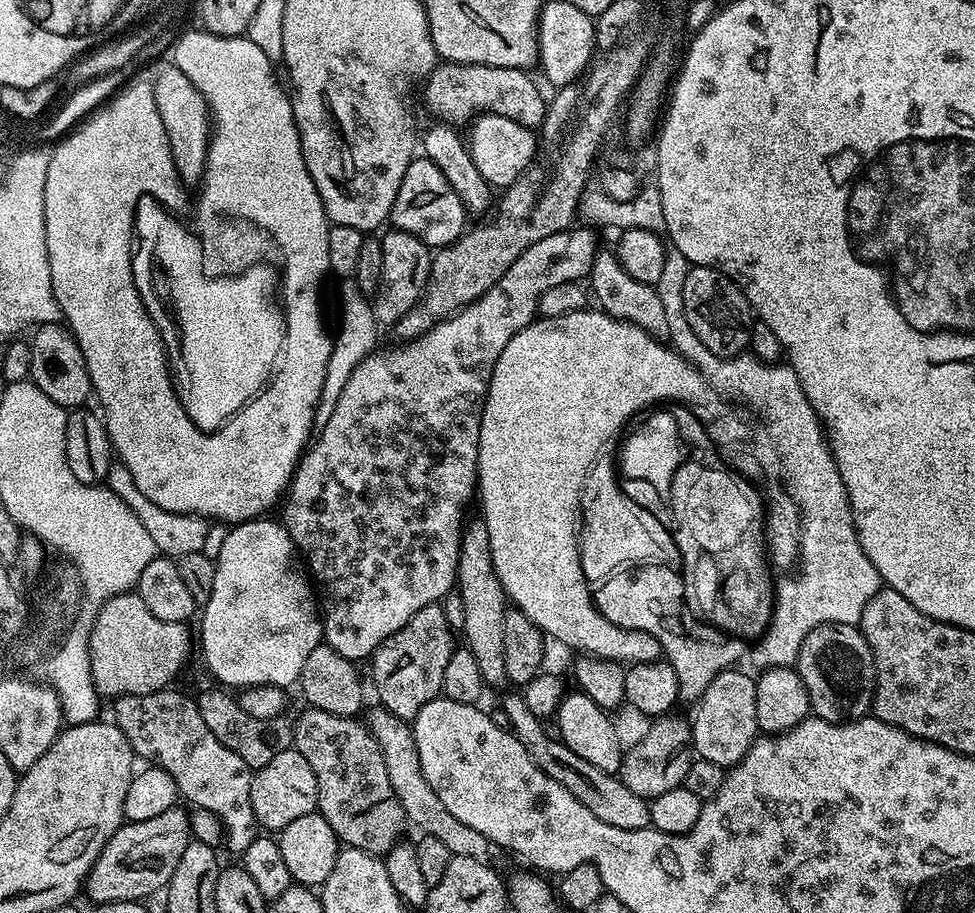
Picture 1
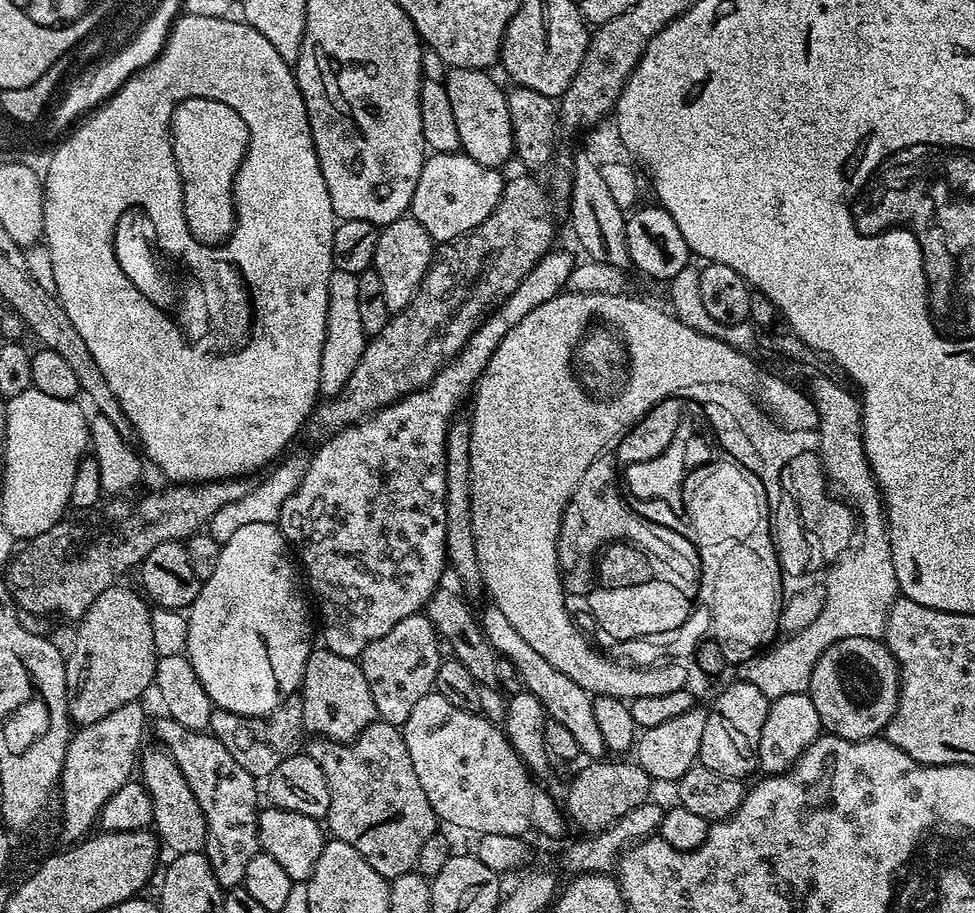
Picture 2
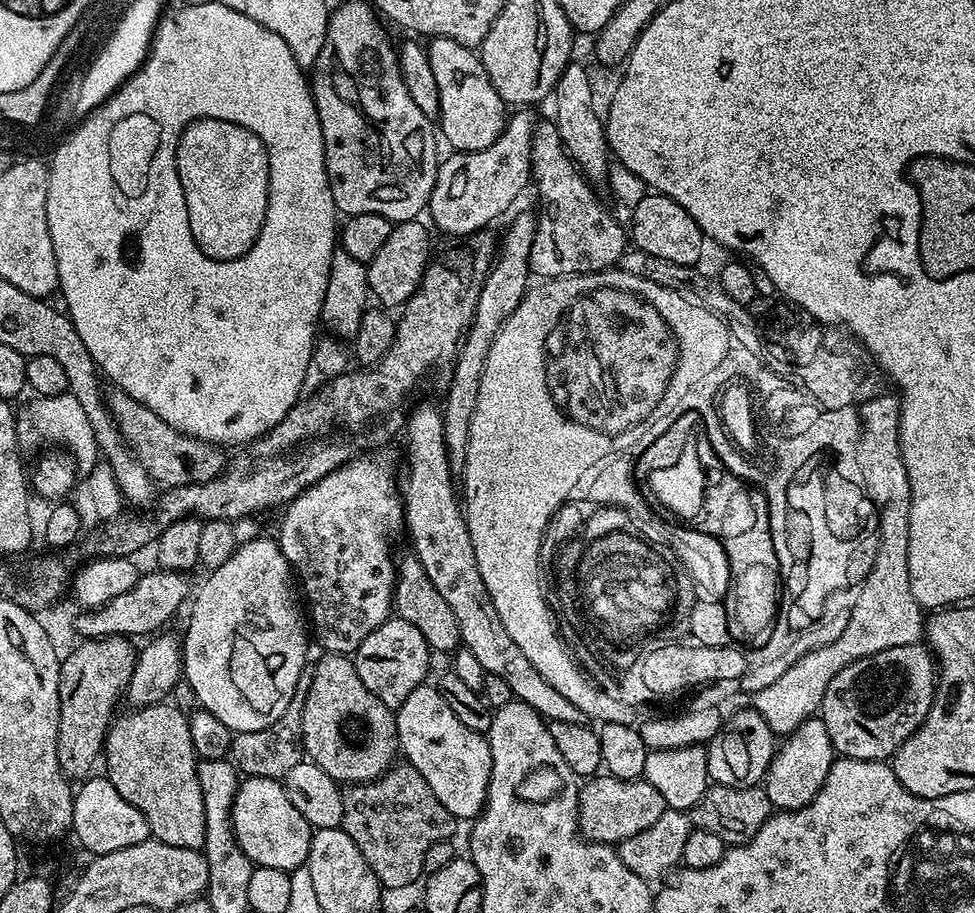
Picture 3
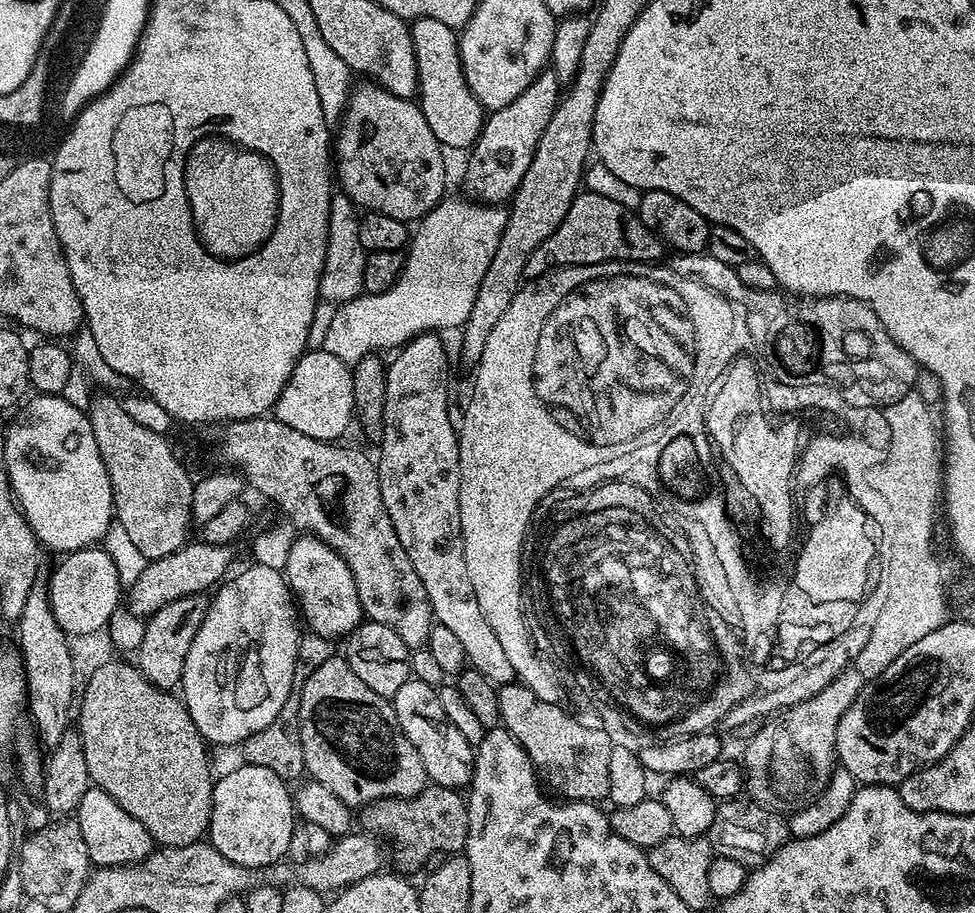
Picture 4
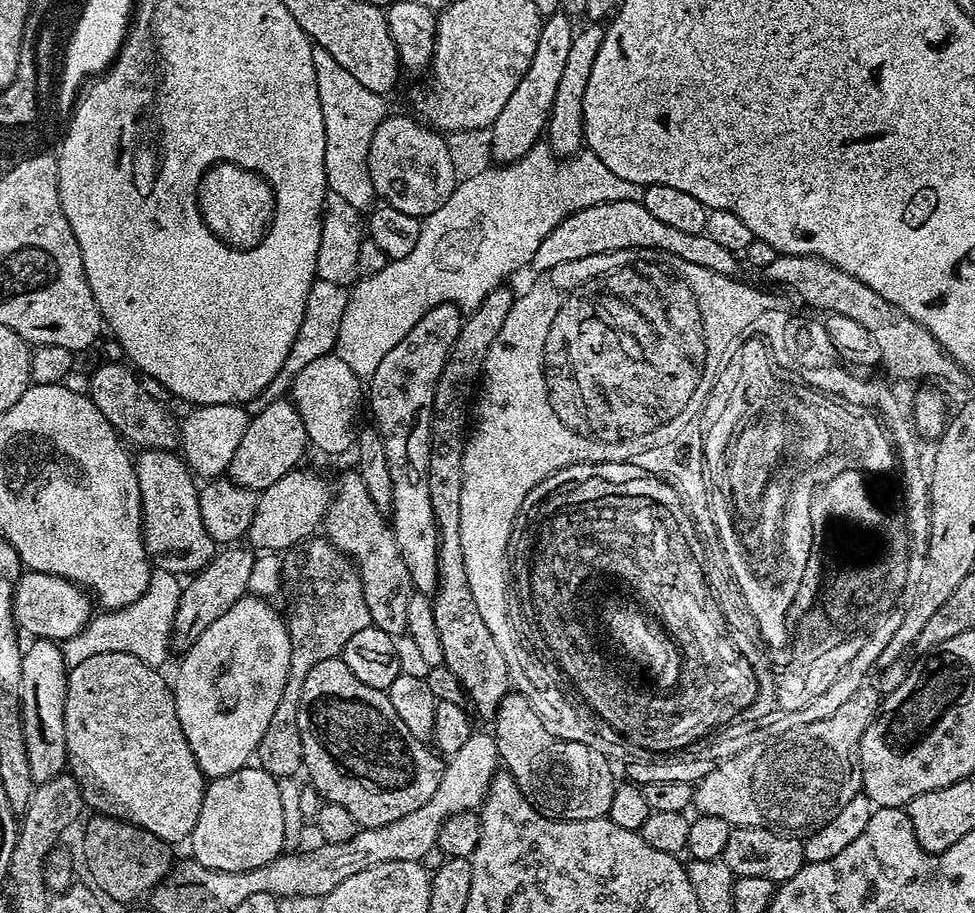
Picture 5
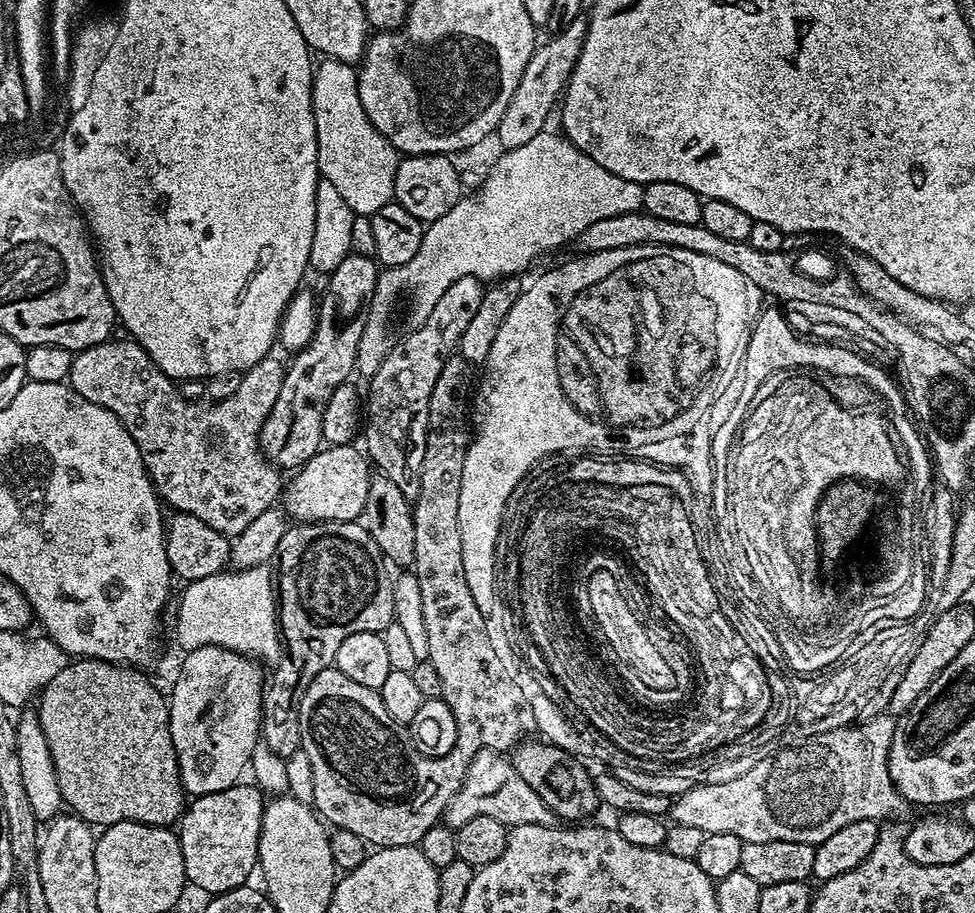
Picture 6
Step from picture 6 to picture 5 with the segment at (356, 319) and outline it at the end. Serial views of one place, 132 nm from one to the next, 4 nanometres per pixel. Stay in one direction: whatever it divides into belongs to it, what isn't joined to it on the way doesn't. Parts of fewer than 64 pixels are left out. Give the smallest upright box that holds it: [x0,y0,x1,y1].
[226,398,309,494]

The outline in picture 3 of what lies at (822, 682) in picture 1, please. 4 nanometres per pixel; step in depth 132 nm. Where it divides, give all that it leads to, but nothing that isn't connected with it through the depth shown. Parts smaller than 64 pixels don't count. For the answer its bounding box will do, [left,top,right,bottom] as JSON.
[818,643,938,761]

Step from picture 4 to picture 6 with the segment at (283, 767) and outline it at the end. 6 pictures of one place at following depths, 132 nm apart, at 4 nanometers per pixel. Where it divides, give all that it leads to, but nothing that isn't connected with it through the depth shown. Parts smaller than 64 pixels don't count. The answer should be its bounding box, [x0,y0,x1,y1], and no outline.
[260,520,394,758]

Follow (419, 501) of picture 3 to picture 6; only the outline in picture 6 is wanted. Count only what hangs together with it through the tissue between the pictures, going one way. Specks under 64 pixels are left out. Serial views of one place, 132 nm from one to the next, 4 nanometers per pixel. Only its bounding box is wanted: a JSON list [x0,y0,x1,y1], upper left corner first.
[362,276,485,501]

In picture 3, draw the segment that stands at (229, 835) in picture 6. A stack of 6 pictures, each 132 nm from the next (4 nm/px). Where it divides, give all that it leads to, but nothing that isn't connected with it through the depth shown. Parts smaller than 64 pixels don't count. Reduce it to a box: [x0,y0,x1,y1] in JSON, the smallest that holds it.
[232,776,314,873]

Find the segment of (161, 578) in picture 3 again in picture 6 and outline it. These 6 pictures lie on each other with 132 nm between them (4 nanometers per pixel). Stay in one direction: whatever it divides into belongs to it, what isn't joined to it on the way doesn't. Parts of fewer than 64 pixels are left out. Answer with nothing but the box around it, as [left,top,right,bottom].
[282,443,374,522]

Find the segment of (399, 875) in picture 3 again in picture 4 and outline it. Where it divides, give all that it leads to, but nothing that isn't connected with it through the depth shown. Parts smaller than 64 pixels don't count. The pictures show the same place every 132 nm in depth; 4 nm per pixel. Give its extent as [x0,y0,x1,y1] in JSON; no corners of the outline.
[358,783,468,874]

